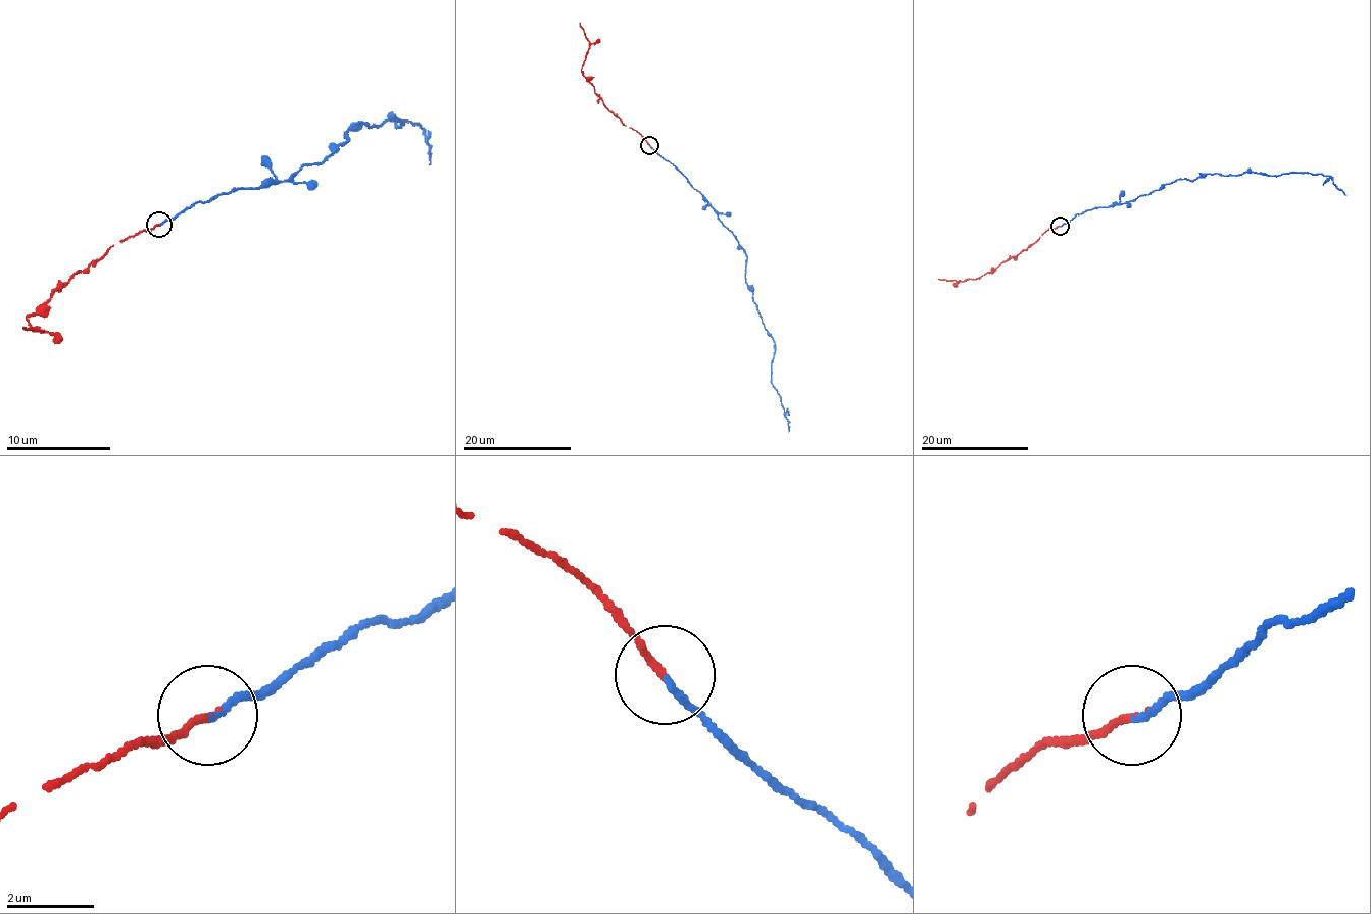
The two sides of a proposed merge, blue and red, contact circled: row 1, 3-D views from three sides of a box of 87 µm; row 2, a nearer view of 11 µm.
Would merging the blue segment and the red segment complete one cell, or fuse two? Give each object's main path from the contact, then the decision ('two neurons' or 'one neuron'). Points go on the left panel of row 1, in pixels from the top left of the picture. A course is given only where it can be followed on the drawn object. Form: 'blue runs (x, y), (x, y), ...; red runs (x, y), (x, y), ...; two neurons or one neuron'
blue runs (159, 224), (222, 192), (258, 189), (322, 163), (360, 122), (421, 127), (431, 163); red runs (159, 224), (112, 244), (99, 259), (79, 271), (29, 315), (29, 323), (42, 330), (23, 328); two neurons

